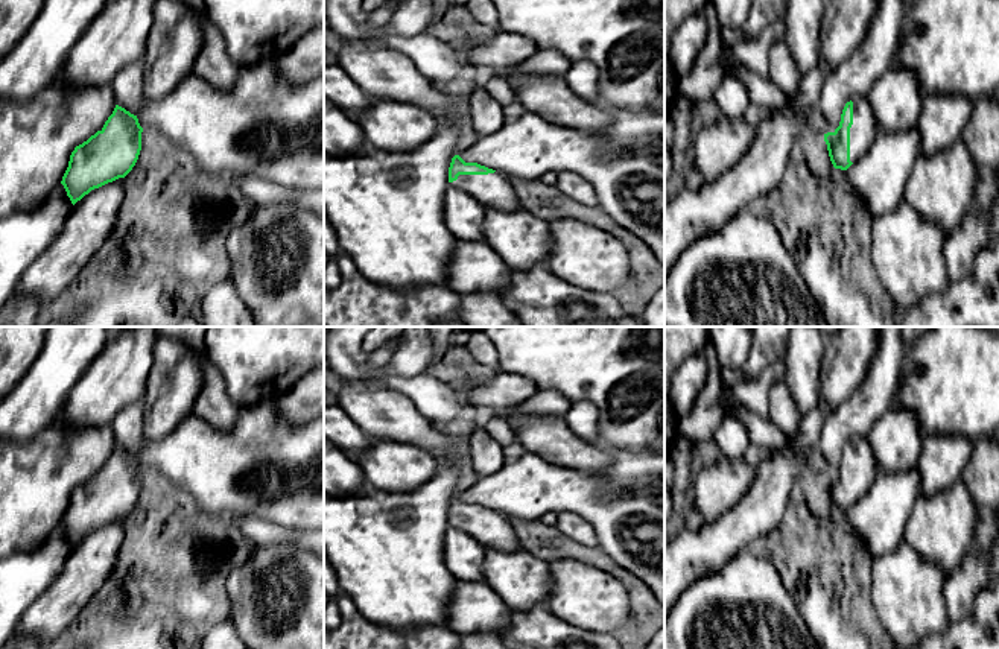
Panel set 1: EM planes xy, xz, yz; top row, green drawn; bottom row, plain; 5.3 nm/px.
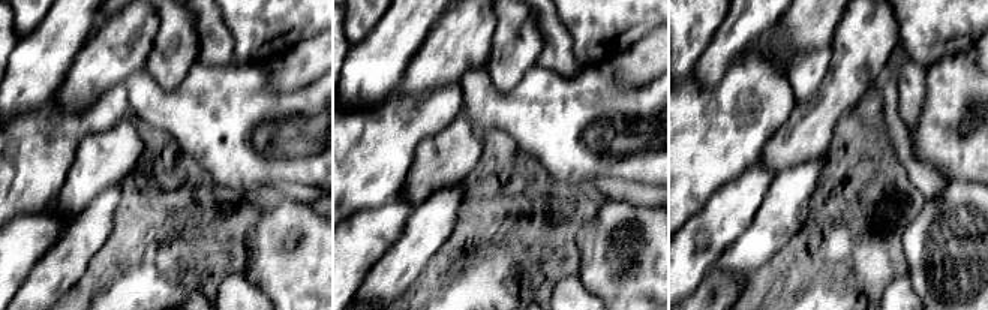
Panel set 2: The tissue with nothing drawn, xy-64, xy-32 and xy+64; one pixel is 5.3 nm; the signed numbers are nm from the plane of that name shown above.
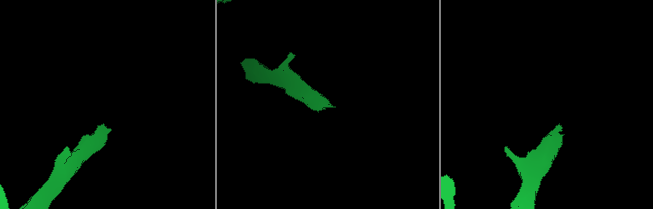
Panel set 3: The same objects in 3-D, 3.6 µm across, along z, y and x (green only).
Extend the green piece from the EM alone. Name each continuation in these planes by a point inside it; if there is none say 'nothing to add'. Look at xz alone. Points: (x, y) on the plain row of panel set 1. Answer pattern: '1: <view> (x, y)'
1: xz (494, 531)

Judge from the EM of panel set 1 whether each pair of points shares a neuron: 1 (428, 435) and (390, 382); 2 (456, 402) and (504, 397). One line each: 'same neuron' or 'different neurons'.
1: different neurons
2: same neuron

